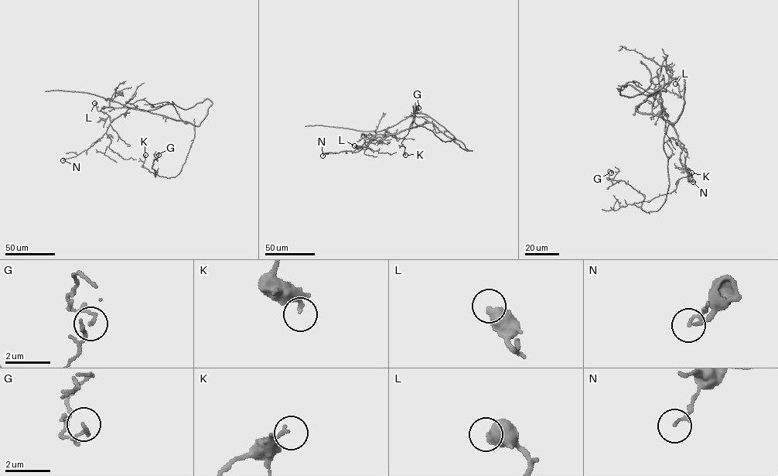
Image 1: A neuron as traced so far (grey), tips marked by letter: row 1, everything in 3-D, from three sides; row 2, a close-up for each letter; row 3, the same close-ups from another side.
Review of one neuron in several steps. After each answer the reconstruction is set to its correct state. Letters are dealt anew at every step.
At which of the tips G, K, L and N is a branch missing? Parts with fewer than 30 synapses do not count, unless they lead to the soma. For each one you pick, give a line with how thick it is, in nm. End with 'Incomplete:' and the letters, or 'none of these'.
Incomplete: none of these

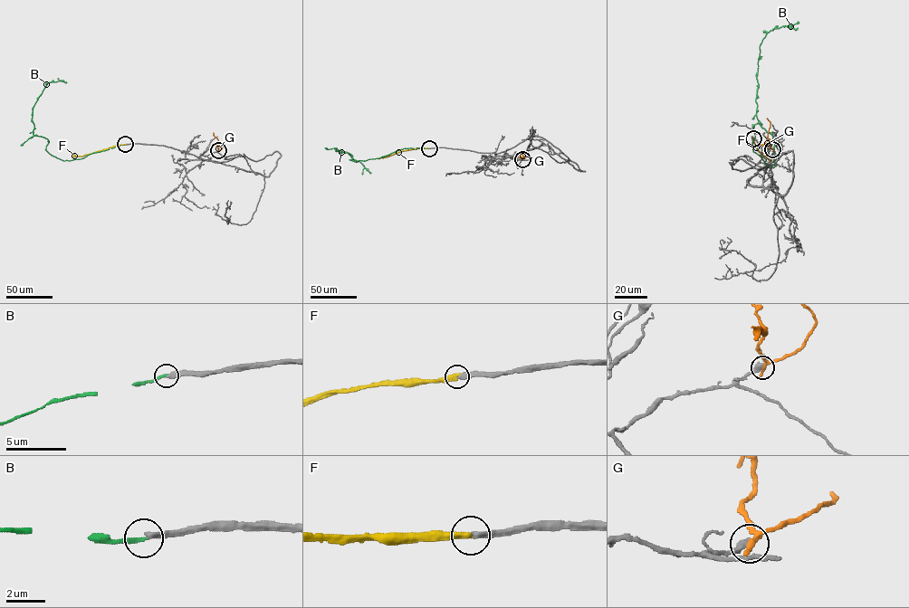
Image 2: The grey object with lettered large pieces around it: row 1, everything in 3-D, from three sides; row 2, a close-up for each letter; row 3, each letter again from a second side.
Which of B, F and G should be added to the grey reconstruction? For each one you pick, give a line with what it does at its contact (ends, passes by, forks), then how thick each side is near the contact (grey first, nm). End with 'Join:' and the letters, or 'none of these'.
F: it ends there; 340 nm thick on the grey side, 400 nm on the other
Join: F

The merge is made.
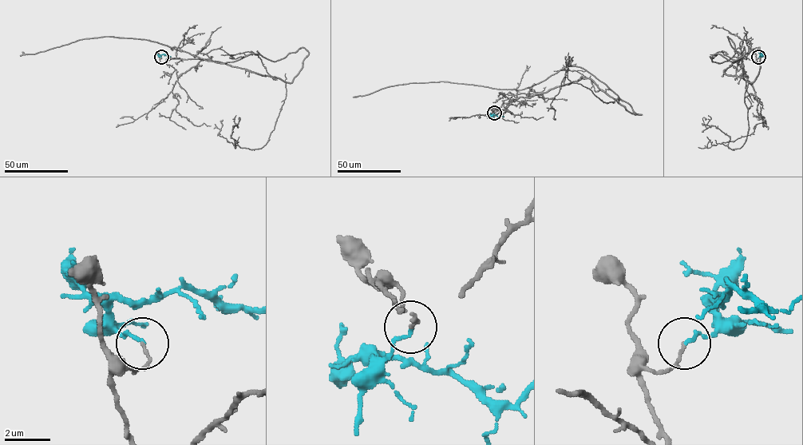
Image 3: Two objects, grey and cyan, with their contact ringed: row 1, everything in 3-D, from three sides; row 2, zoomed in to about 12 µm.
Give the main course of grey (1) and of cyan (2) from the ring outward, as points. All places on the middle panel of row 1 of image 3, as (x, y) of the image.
1: (494, 113), (513, 96), (590, 78), (642, 114), (578, 66), (522, 89), (412, 82), (353, 97)
2: (494, 113), (492, 114), (504, 117)

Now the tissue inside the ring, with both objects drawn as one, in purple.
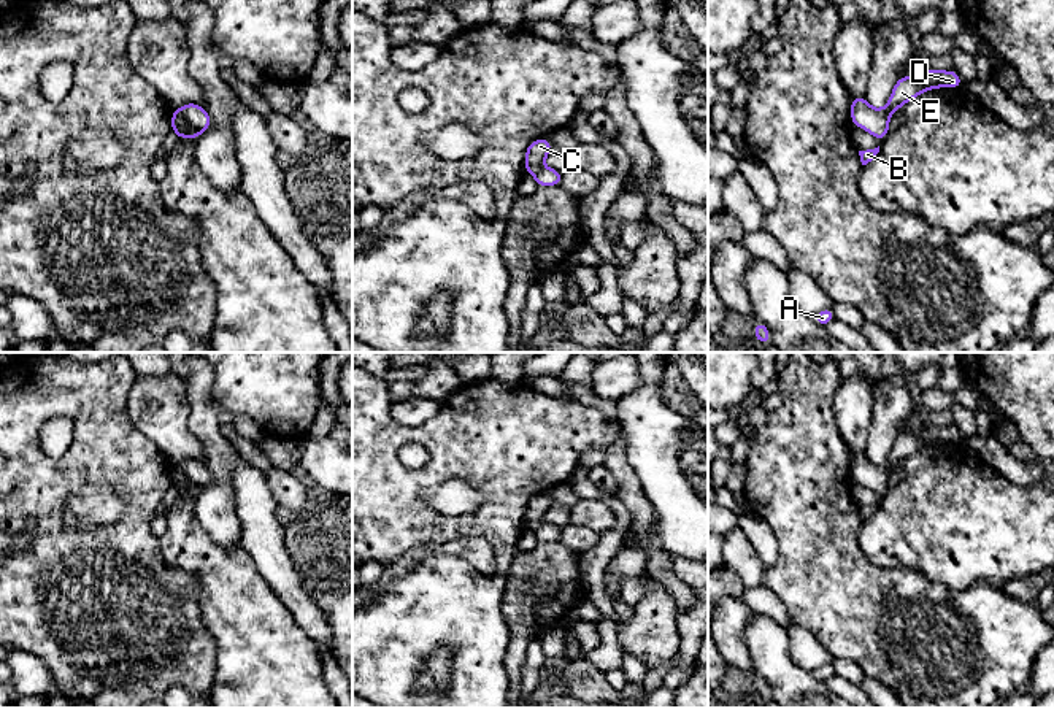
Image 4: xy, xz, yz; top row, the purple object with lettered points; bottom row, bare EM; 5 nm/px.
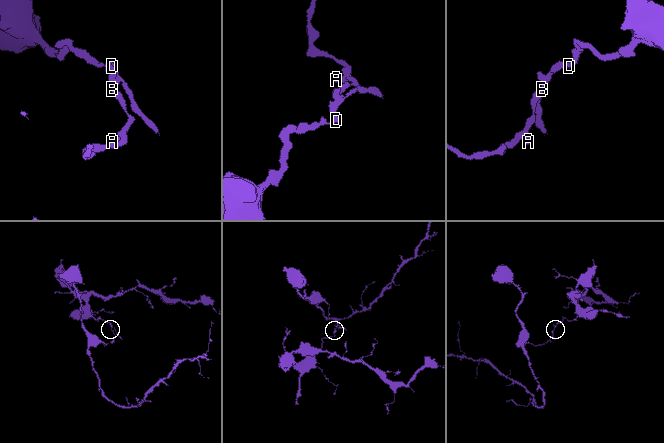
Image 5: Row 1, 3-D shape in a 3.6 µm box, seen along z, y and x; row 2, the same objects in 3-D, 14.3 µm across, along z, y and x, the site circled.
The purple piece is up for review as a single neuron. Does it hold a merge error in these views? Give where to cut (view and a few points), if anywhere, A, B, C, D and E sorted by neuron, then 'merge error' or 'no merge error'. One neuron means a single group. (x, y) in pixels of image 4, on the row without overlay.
xy (178, 465), (200, 488) | A B C / D E | merge error

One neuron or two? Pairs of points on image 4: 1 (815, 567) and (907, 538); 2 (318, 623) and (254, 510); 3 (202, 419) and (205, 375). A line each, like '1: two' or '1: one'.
1: two
2: one
3: one

